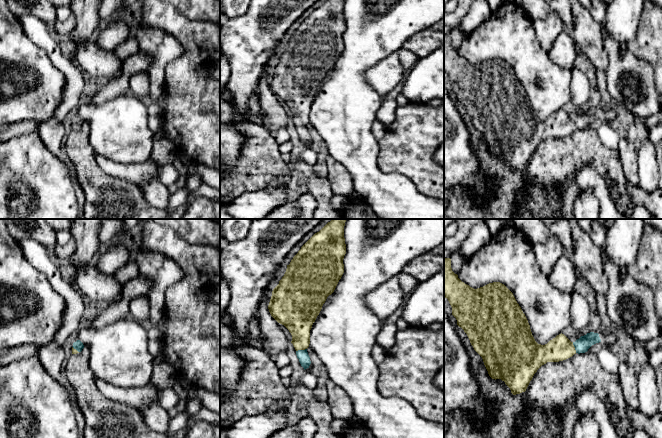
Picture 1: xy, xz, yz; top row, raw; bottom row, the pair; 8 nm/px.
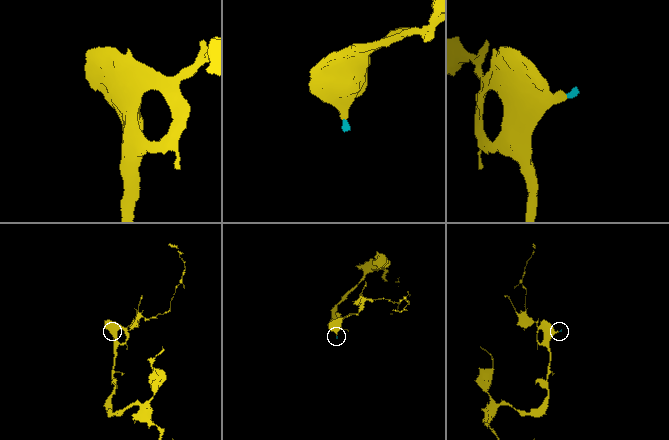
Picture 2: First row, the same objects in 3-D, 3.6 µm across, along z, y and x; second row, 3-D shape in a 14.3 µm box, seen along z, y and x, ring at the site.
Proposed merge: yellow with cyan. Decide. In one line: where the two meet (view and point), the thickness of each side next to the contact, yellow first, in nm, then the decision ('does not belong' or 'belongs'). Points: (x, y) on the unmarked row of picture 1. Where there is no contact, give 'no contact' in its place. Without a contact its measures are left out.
xz (301, 125) | 240/90 nm | belongs

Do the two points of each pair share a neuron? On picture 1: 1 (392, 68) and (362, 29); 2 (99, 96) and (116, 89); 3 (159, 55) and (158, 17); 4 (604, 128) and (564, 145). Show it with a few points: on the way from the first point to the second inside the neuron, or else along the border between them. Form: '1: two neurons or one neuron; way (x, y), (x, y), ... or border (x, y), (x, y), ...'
1: two neurons; border (396, 51), (365, 70)
2: one neuron; way (103, 94), (112, 89)
3: two neurons; border (139, 22), (144, 26), (161, 28), (178, 41)
4: two neurons; border (595, 130), (599, 139), (612, 149)

